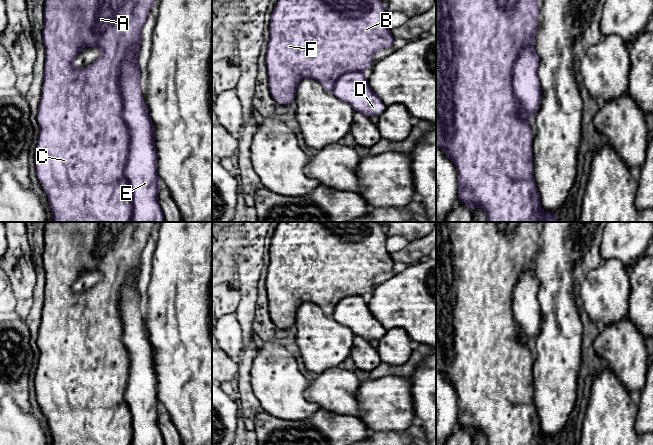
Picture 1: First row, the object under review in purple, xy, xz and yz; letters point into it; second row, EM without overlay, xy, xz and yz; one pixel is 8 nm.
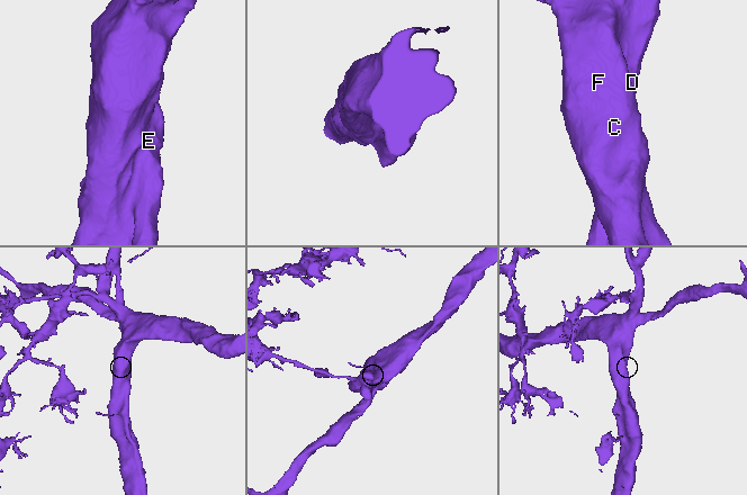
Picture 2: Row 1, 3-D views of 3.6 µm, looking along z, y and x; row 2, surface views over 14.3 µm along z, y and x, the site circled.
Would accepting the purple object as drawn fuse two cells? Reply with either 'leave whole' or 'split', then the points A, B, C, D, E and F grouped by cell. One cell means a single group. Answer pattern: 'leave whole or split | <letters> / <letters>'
split | A B C F / D E

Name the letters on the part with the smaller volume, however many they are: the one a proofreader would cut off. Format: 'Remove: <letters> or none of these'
Remove: D, E

